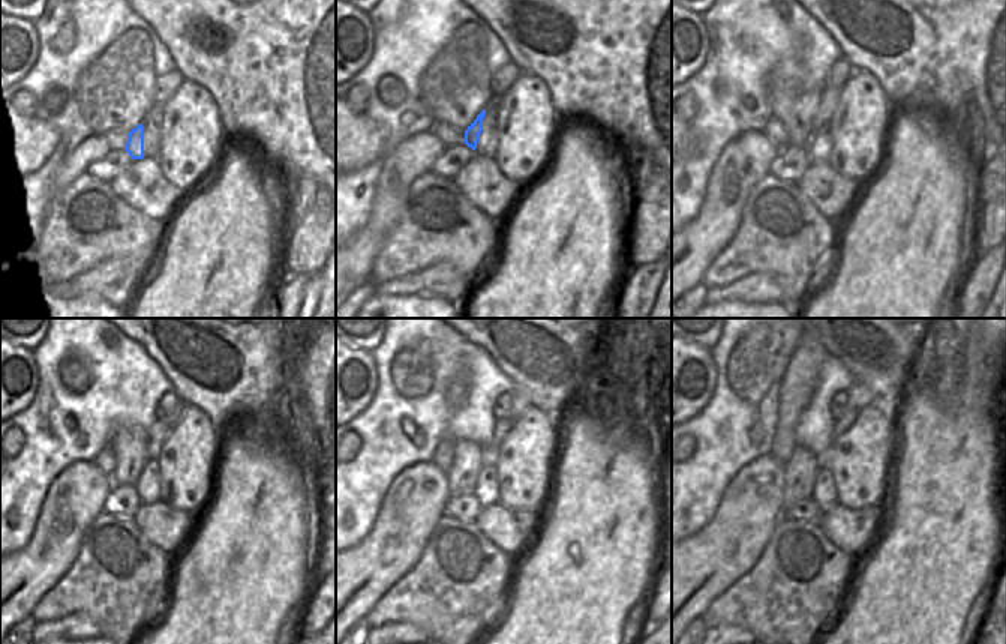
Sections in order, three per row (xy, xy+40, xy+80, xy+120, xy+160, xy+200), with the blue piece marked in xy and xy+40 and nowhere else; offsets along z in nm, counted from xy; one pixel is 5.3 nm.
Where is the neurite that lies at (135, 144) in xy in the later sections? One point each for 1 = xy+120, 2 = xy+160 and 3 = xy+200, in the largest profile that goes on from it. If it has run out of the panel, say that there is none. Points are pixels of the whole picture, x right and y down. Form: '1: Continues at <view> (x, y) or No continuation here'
1: Continues at xy+120 (156, 434)
2: Continues at xy+160 (520, 400)
3: Continues at xy+200 (859, 397).

